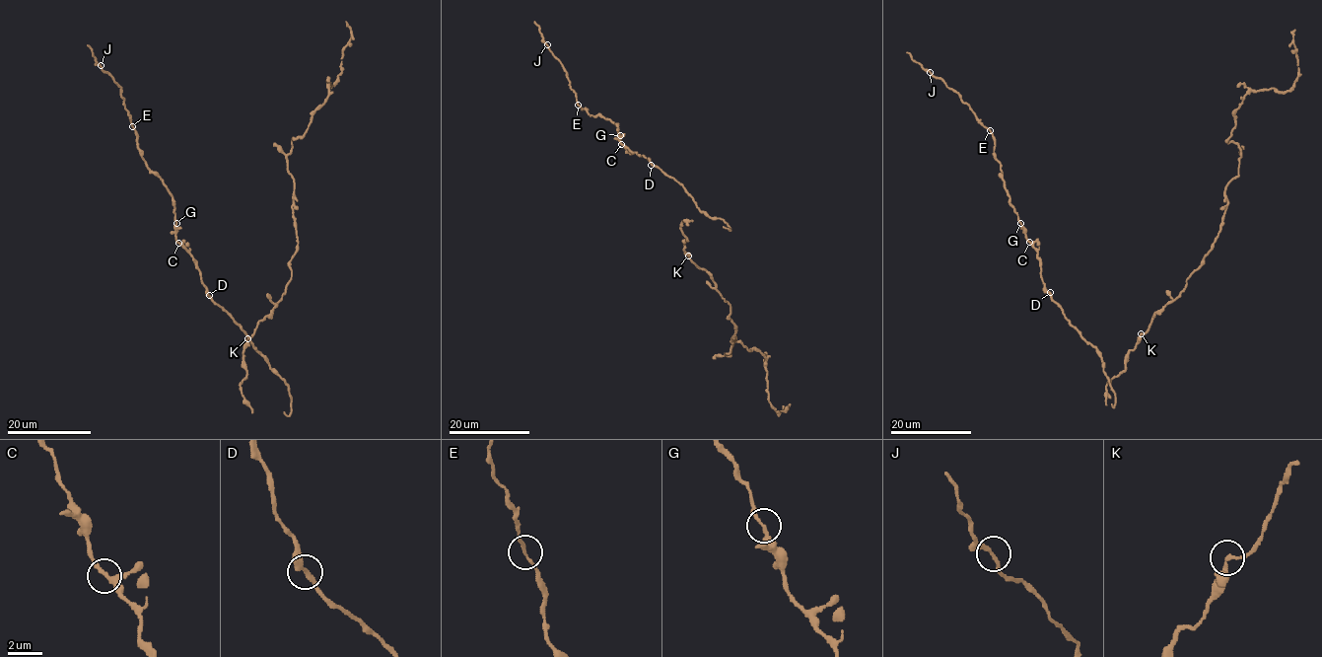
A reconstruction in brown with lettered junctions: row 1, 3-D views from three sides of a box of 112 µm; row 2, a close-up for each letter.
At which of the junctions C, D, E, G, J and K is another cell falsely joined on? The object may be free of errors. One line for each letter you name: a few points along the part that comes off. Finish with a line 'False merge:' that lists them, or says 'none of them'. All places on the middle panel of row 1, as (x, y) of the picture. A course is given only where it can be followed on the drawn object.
False merge: none of them

